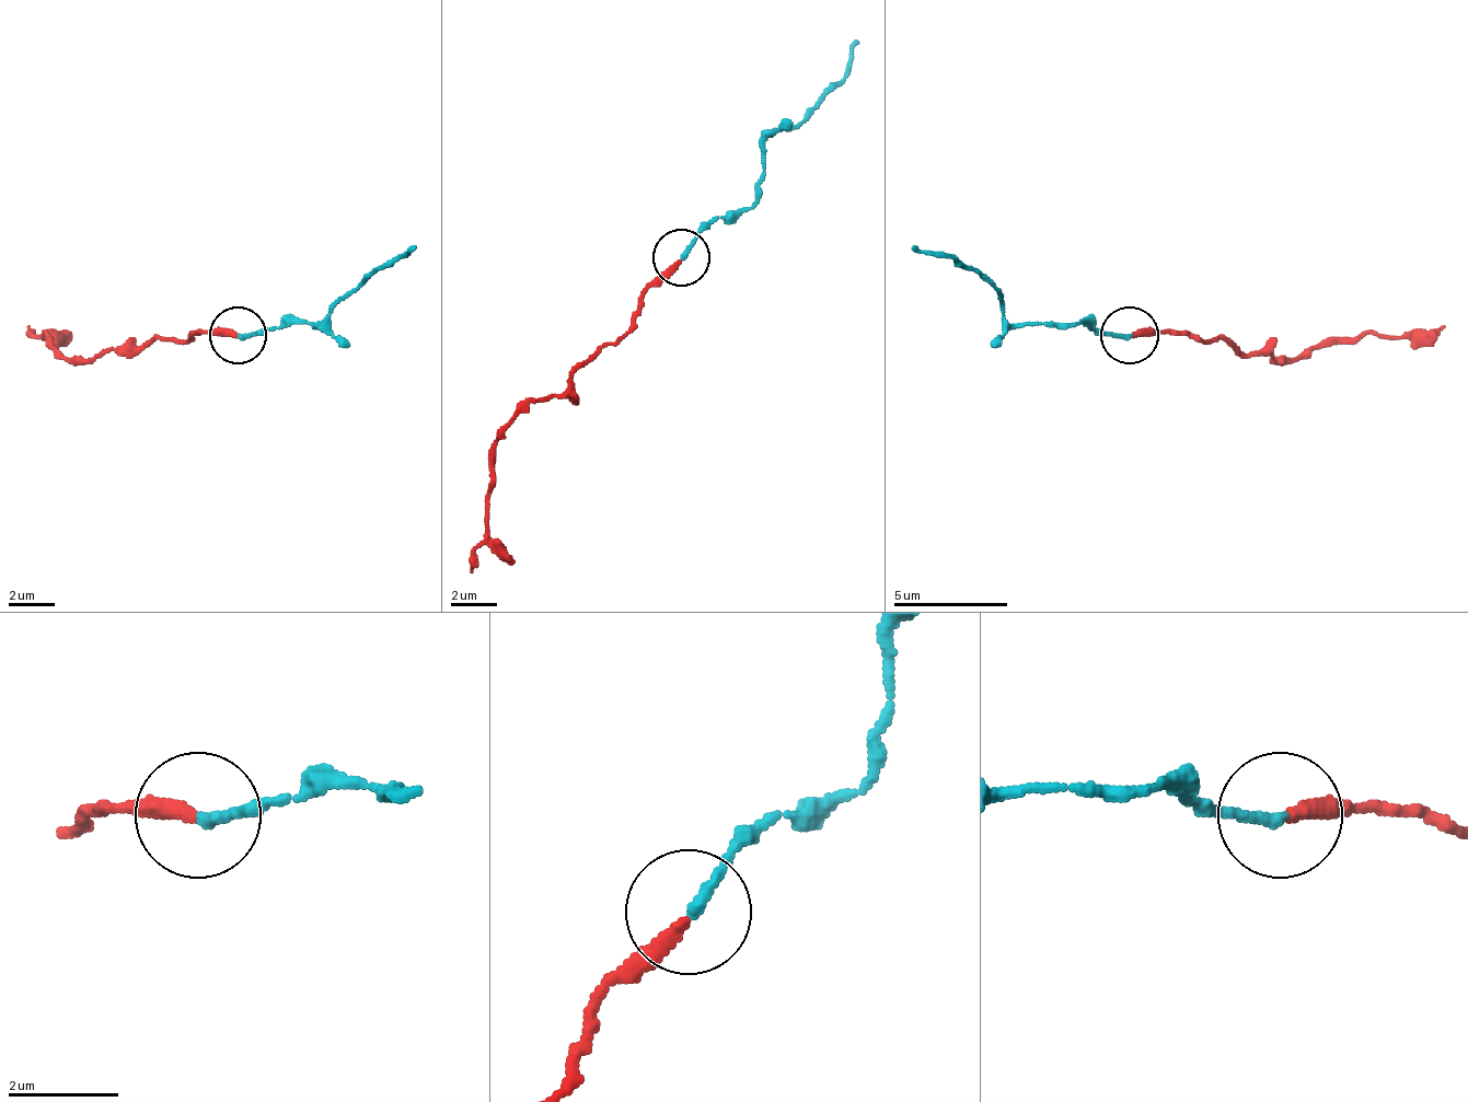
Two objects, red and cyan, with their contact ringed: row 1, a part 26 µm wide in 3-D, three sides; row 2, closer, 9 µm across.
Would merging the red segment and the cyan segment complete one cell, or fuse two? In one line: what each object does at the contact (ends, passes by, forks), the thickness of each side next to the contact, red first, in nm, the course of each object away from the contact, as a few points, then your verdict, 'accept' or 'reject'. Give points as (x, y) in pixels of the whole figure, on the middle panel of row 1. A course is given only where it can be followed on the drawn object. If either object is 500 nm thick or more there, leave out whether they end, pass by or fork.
red ends; cyan ends; calibres 300 and 200 nm; course red (679, 258), (633, 322), (558, 396), (530, 402), (507, 425), (489, 465), (484, 540), (473, 573); course cyan (679, 258), (702, 230), (754, 201), (765, 138), (817, 104), (845, 76), (857, 41); accept

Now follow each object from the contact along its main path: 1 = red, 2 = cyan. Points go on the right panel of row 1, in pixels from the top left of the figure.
1: (1131, 333), (1193, 333), (1269, 350), (1274, 356), (1297, 356), (1337, 339), (1412, 339), (1446, 327)
2: (1131, 333), (1102, 333), (1073, 322), (1010, 322), (975, 270), (913, 247)

